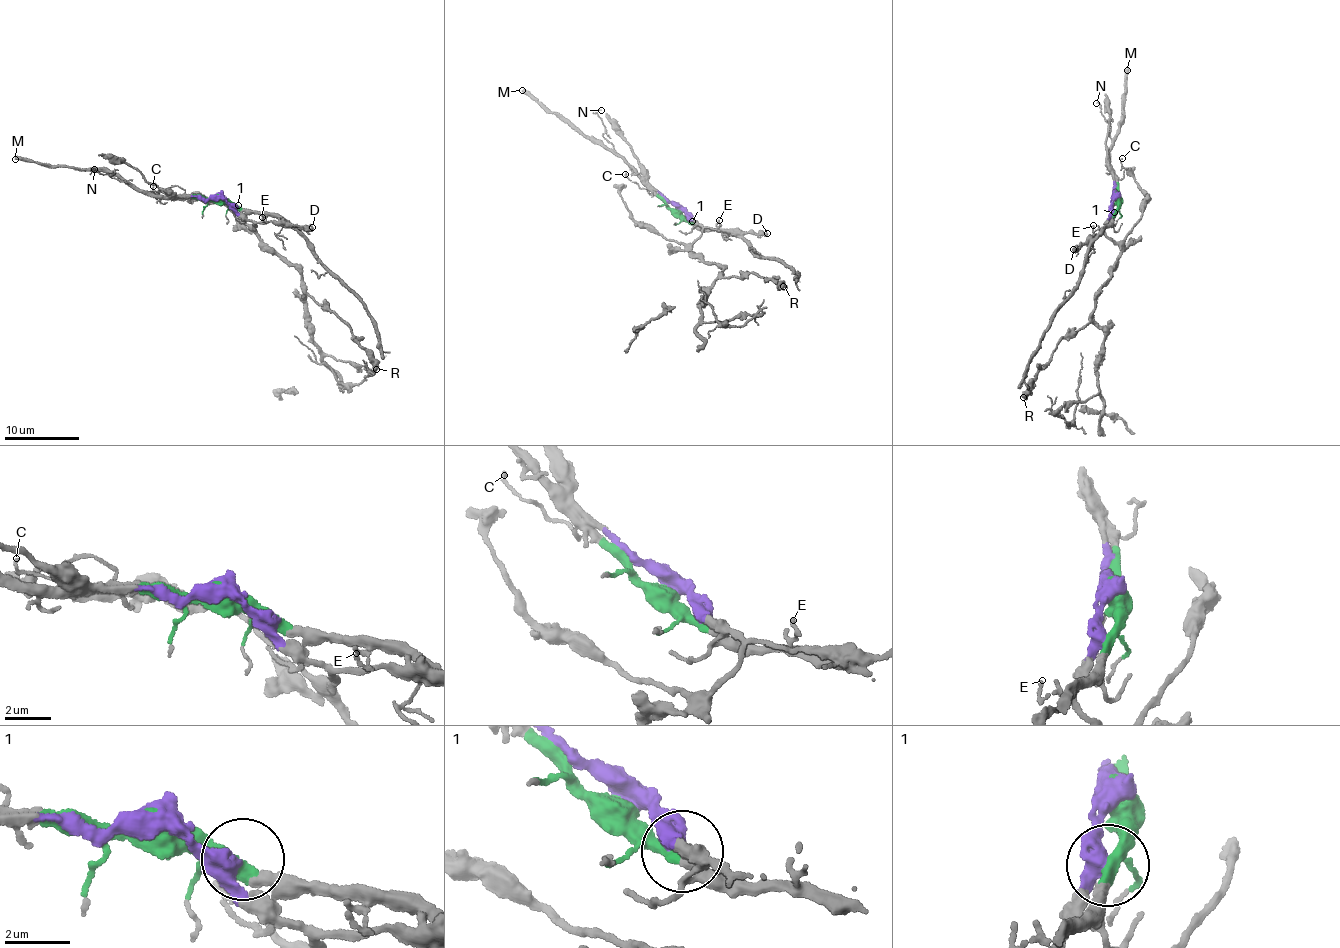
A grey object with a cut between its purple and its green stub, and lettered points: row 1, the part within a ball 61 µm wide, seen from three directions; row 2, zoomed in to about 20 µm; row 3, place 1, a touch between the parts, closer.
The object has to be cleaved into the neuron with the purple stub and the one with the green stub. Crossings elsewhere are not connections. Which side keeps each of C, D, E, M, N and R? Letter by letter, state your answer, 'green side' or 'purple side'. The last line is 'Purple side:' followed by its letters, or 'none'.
C: green side
D: purple side
E: green side
M: green side
N: green side
R: purple side
Purple side: D, R

